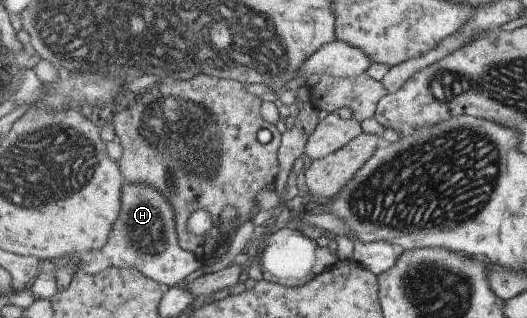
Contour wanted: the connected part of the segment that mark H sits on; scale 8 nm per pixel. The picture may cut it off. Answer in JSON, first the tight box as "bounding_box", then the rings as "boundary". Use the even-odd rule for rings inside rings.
{"bounding_box":[72,181,203,288],"boundary":[[[125,181],[120,216],[113,226],[105,247],[78,254],[80,263],[72,266],[74,271],[79,271],[80,267],[96,276],[112,267],[135,268],[166,288],[181,285],[195,269],[203,265],[196,254],[180,244],[176,209],[170,199],[157,186],[145,182]]]}

